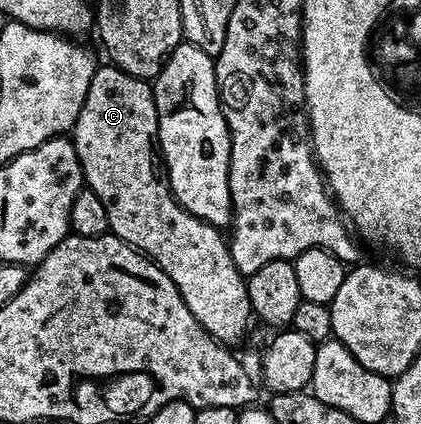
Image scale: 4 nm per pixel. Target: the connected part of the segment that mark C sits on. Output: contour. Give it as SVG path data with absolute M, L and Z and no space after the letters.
M114 66L106 67L96 67L89 82L89 94L85 94L85 102L81 106L81 114L77 114L77 122L69 133L86 187L93 189L97 198L105 202L110 231L138 252L142 252L174 282L185 306L189 306L189 314L197 318L199 325L214 340L235 346L246 334L247 323L252 323L253 320L247 281L233 262L224 233L201 218L189 214L175 201L161 163L159 115L152 85L142 76L134 76Z

